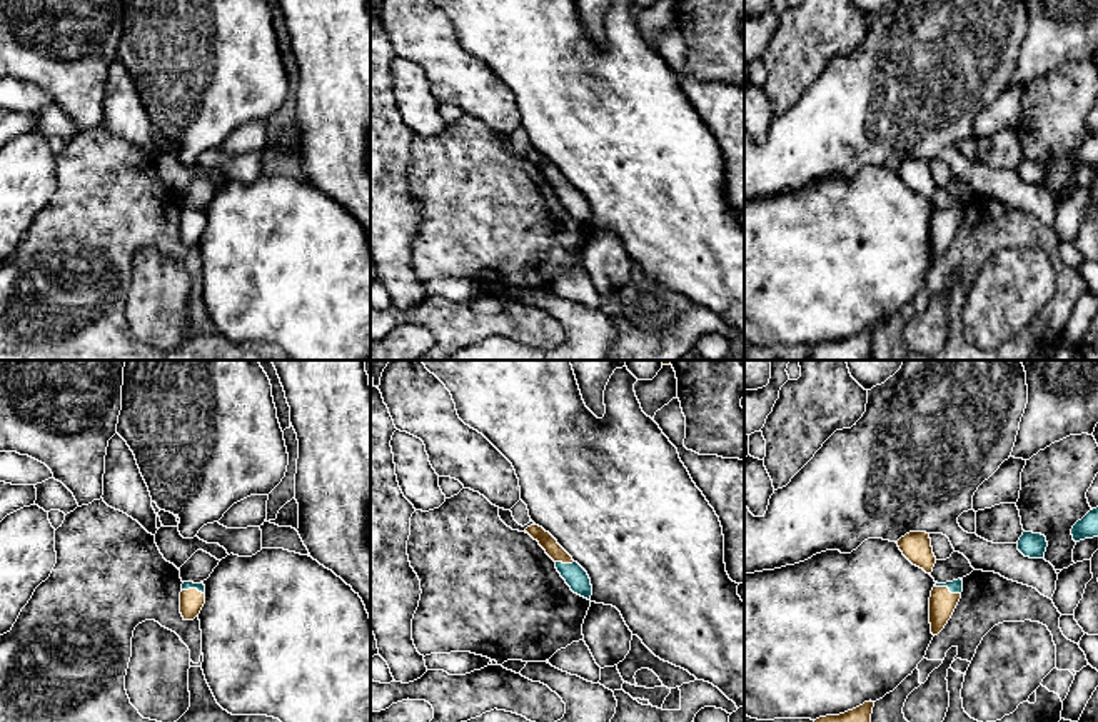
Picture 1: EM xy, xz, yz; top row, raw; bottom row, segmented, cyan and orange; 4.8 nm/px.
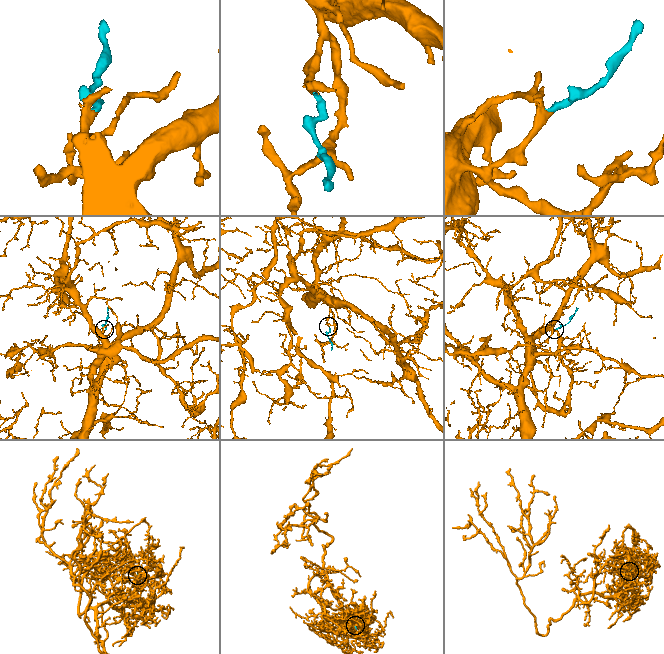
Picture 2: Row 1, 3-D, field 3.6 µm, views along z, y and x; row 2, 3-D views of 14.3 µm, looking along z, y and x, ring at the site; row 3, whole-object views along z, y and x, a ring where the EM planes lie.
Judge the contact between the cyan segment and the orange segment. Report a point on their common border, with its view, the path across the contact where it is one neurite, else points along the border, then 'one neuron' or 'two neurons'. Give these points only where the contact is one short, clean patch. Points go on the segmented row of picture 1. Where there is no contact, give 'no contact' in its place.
contact yz (948, 587); way yz (956, 586), (948, 587), (941, 602); one neuron

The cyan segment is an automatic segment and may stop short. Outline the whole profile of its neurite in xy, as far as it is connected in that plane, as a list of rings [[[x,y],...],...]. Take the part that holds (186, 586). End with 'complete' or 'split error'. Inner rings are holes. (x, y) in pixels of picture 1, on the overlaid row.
[[[184,582],[180,592],[180,614],[184,620],[194,620],[199,617],[202,607],[205,604],[205,585]]]; split error

